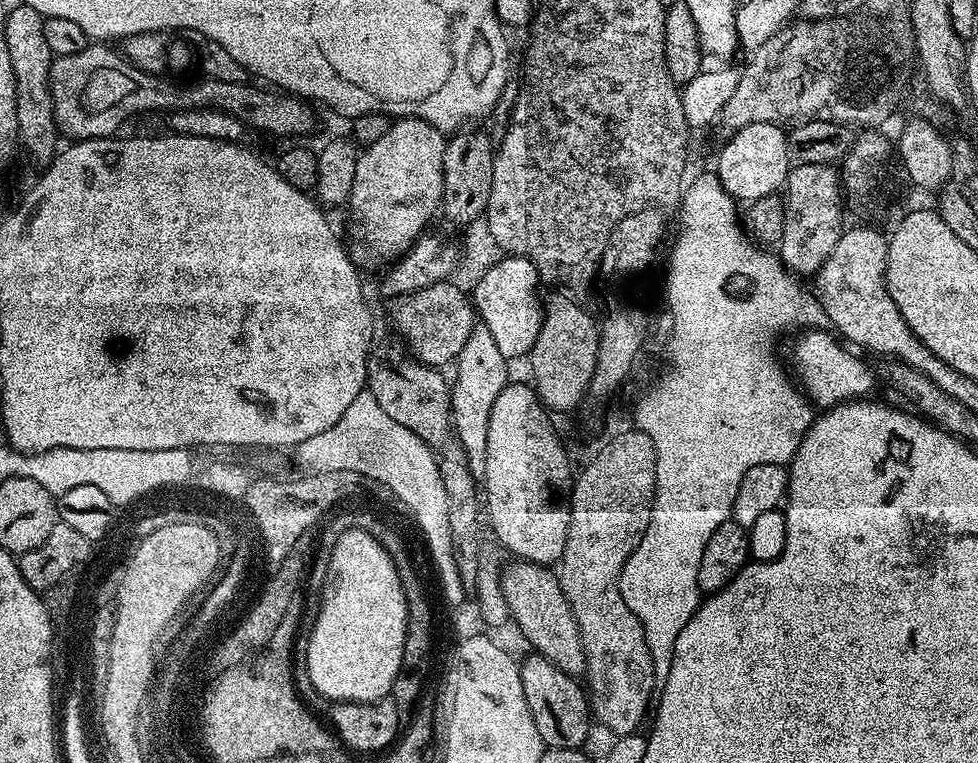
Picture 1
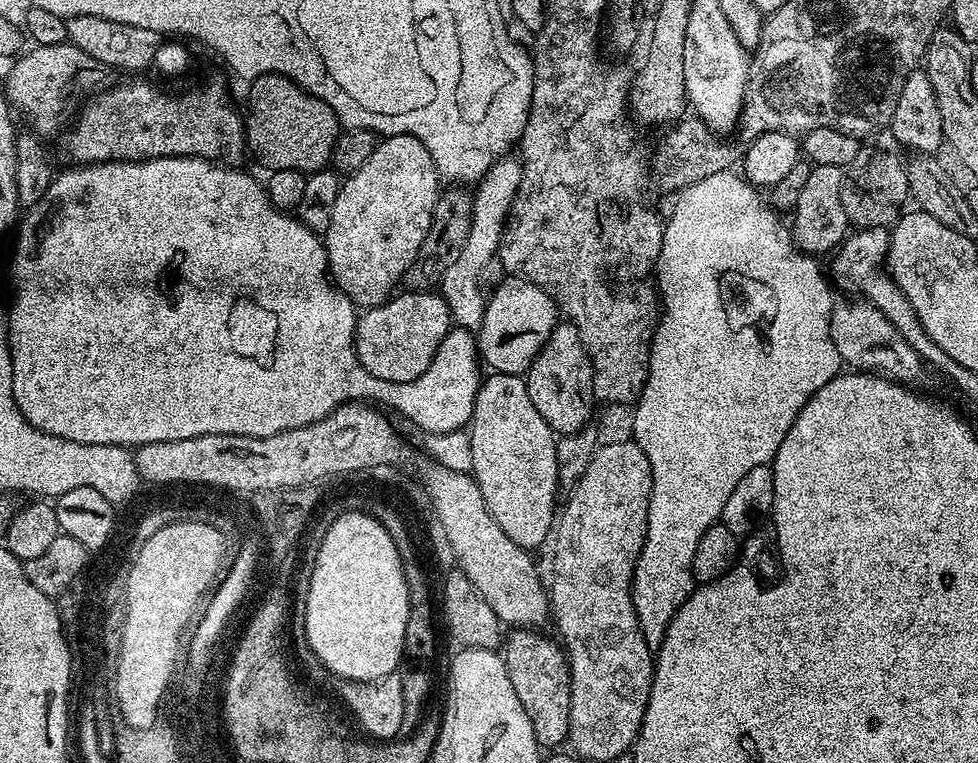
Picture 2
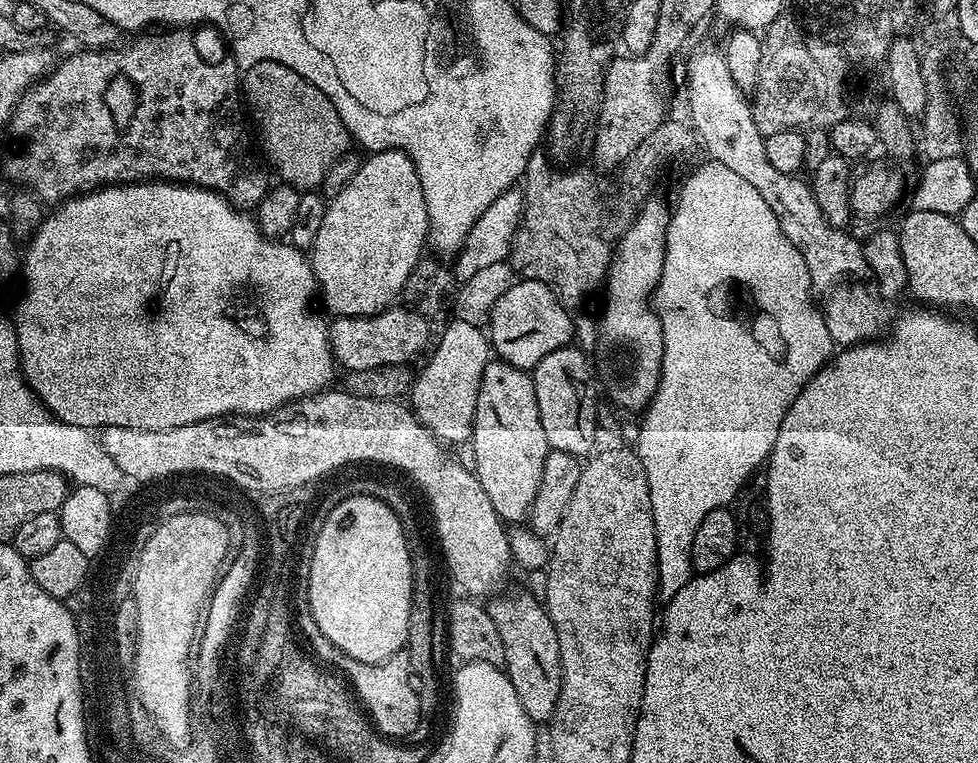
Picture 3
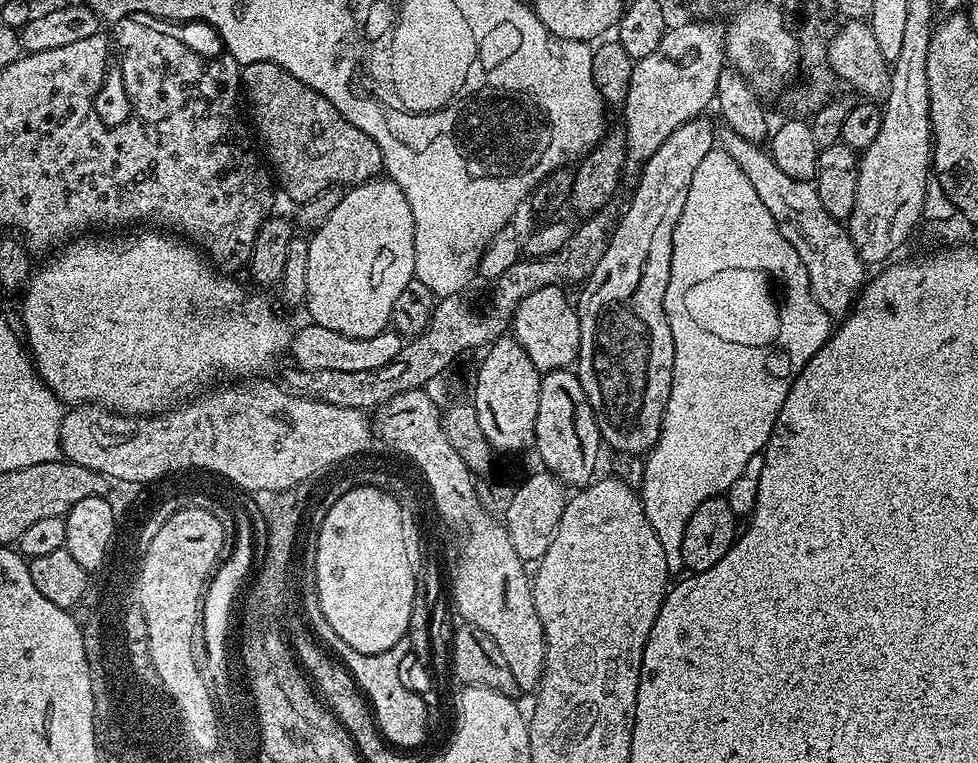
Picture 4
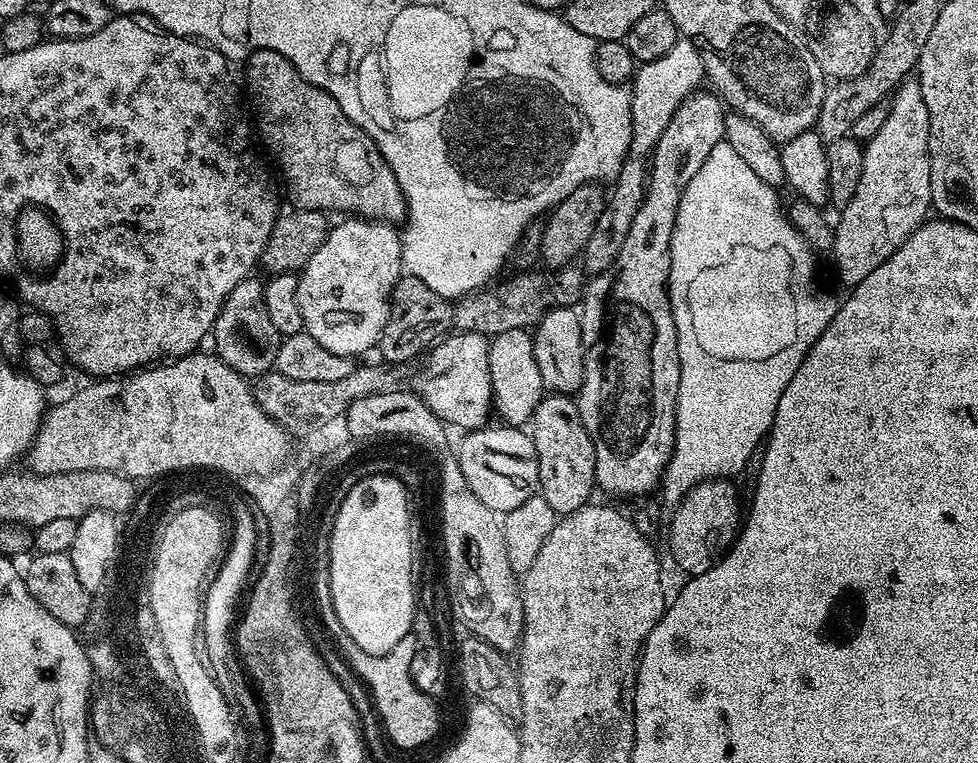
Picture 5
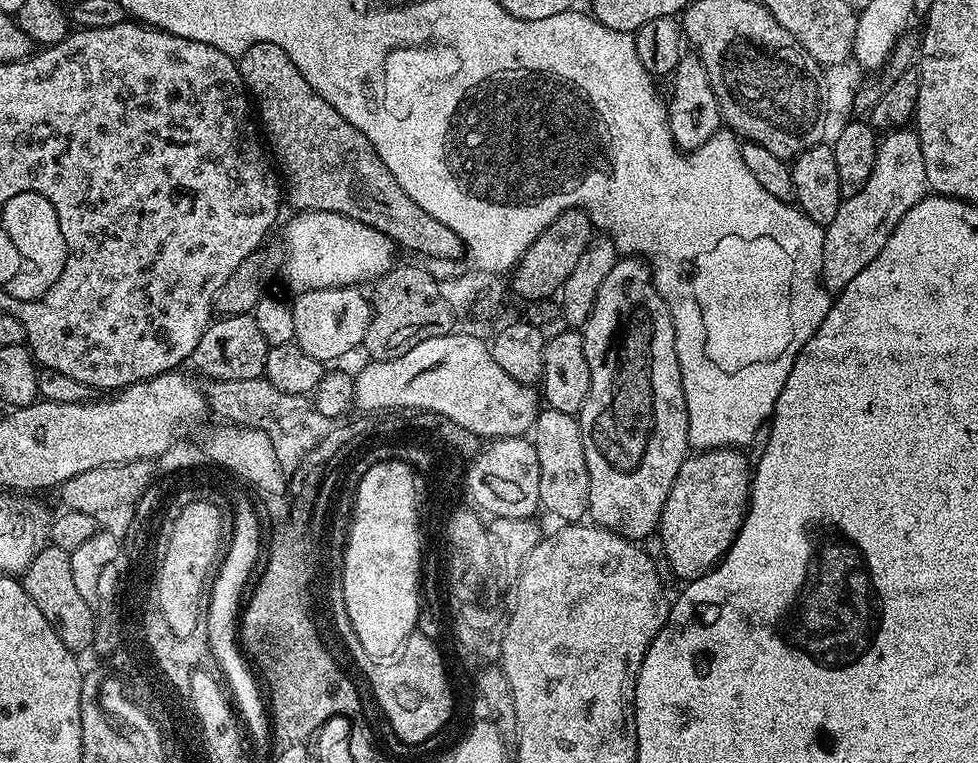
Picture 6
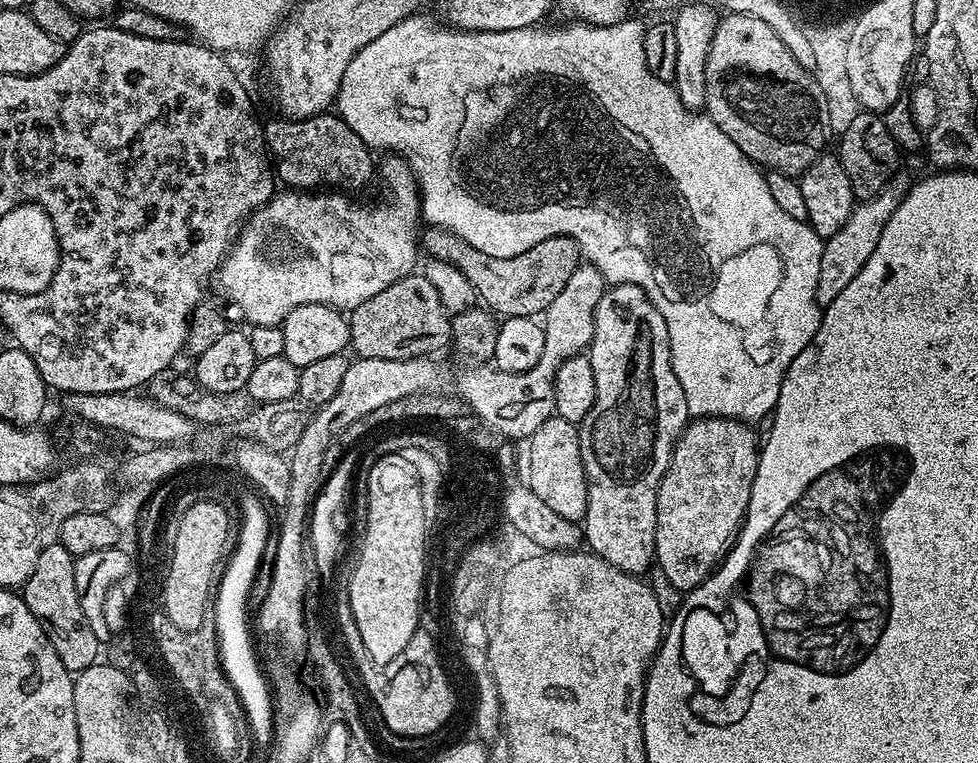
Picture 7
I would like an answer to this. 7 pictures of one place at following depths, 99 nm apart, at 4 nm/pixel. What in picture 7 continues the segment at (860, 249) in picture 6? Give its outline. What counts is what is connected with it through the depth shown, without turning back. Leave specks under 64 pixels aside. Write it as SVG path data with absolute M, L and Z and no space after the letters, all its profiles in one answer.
M893 178L889 180L877 196L857 203L853 207L850 218L846 218L846 226L838 230L838 234L827 237L824 240L822 250L822 266L818 266L818 290L816 291L816 301L821 306L826 306L850 286L850 281L856 277L858 270L866 266L866 258L874 254L874 246L878 246L878 238L882 238L882 230L886 222L890 222L890 214L902 202L902 198L910 187L909 181Z

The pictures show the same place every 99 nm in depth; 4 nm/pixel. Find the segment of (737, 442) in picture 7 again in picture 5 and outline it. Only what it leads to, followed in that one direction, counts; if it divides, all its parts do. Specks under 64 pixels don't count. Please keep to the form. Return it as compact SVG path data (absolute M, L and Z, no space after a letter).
M721 478L719 480L707 480L698 486L691 488L684 499L675 505L672 521L667 521L666 532L668 528L668 548L672 551L672 560L681 568L682 571L697 576L706 570L710 570L712 565L732 547L737 535L738 529L742 524L742 512L740 516L740 496L736 493L736 488L731 479Z

